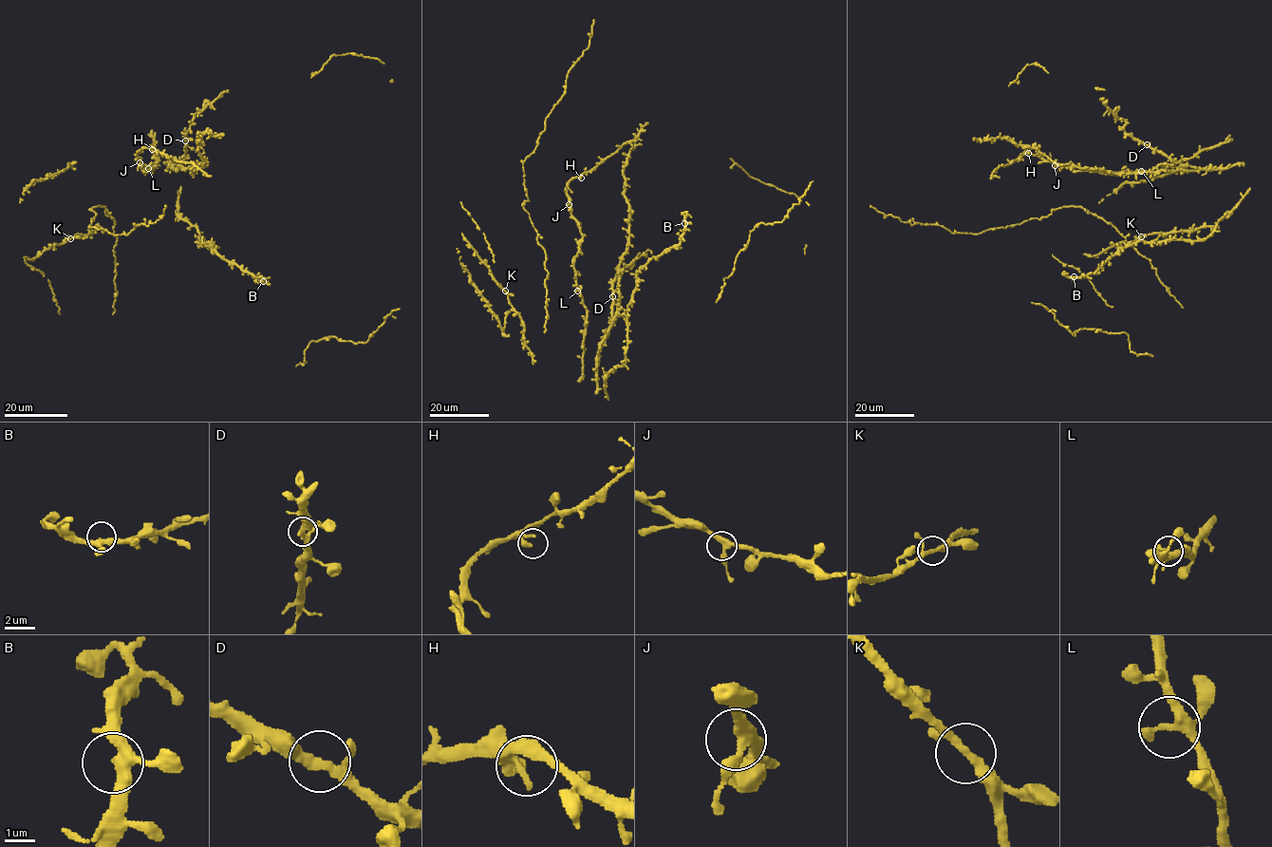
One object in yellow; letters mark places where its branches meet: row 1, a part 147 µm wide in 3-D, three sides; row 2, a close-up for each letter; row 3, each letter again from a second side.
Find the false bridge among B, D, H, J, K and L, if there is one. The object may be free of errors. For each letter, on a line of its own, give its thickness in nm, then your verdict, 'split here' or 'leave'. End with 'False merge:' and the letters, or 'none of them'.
B: 320 nm thick; leave
D: 260 nm thick; leave
H: 280 nm thick; leave
J: 320 nm thick; leave
K: 240 nm thick; leave
L: 320 nm thick; leave
False merge: none of them

